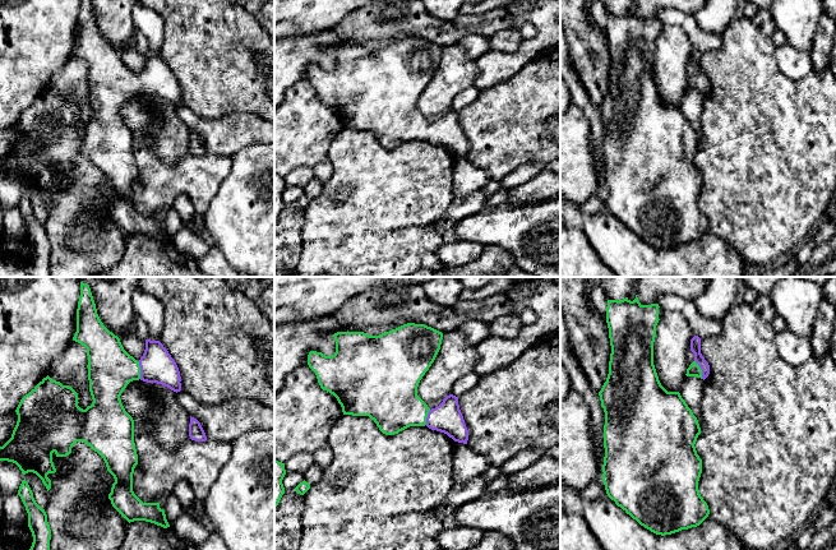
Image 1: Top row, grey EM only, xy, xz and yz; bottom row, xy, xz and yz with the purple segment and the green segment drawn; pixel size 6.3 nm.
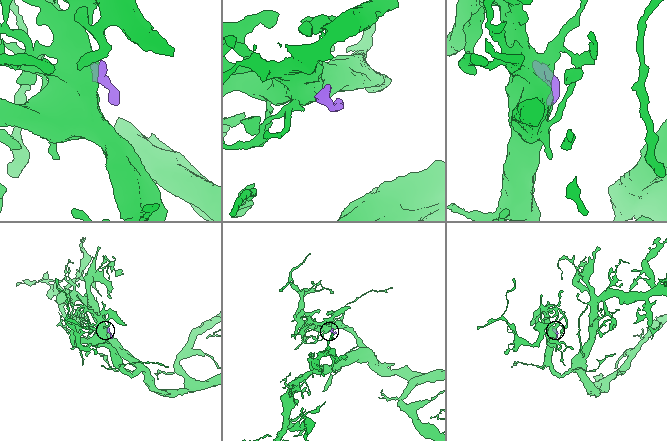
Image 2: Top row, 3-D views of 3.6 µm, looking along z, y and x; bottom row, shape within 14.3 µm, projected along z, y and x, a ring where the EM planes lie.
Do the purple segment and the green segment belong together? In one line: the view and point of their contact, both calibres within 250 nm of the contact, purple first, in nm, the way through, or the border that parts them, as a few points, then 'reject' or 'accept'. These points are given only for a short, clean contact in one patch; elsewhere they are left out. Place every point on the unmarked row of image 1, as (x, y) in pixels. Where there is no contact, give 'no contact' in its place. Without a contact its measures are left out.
contact yz (701, 82); calibres 60 and 80 nm; way yz (696, 55), (701, 82), (693, 84); accept

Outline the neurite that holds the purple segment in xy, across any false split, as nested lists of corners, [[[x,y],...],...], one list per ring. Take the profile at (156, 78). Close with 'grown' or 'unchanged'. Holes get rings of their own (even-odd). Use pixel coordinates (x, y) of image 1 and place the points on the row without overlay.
[[[80,0],[80,10],[77,23],[77,46],[73,55],[87,63],[88,94],[92,119],[86,124],[78,120],[78,107],[69,100],[43,92],[28,108],[26,108],[15,126],[17,139],[11,152],[0,161],[0,175],[15,177],[23,189],[36,188],[46,200],[51,203],[49,188],[55,188],[52,168],[66,171],[77,156],[84,156],[105,175],[107,185],[114,190],[108,213],[112,221],[130,237],[146,235],[170,241],[165,225],[160,217],[143,217],[133,205],[133,188],[138,179],[138,168],[134,157],[134,134],[125,125],[120,110],[133,94],[157,97],[174,106],[181,105],[181,91],[175,74],[160,55],[146,54],[146,64],[139,75],[130,70],[123,61],[120,52],[110,46],[101,36],[89,0]]]; grown

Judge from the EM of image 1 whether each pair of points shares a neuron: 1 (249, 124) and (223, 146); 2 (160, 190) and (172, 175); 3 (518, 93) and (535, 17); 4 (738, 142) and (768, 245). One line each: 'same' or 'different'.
1: same
2: same
3: different
4: same

